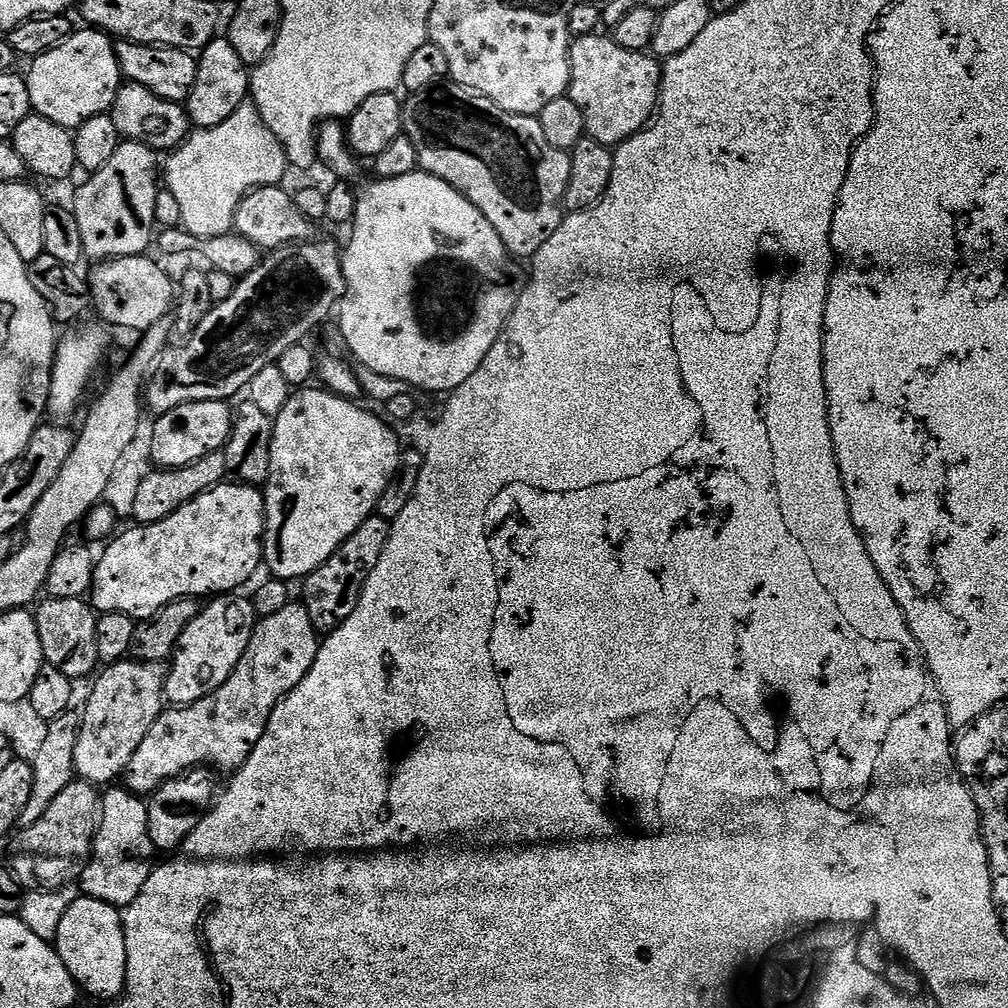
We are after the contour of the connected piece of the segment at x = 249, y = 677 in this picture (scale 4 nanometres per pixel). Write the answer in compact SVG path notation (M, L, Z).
M290 602L278 614L263 617L252 631L246 654L242 654L238 666L218 690L193 704L169 707L150 726L150 734L142 738L142 746L130 758L123 783L136 795L147 797L167 780L201 766L235 773L250 758L254 746L258 746L258 738L262 738L274 706L310 674L321 643L303 602Z

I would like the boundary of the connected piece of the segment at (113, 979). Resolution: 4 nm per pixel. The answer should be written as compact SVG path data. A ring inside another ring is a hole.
M85 896L77 898L60 921L54 947L83 993L109 1002L123 996L126 970L123 915L112 904Z

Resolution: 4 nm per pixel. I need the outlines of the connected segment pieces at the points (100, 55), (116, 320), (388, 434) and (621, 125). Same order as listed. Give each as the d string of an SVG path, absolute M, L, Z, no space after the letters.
M91 26L83 30L73 31L66 42L35 57L26 71L32 112L69 130L80 128L90 118L111 113L122 83L113 37Z
M148 254L123 256L91 265L92 273L86 276L90 304L92 308L96 307L97 314L106 323L143 334L150 330L150 326L163 324L169 319L174 308L174 280L168 277L162 265L155 264L150 257Z
M308 386L293 391L284 409L274 417L270 478L263 489L266 527L262 560L277 580L300 582L318 570L322 562L334 555L362 522L375 513L384 491L401 471L402 447L399 438L392 433L393 425L383 419L380 421L358 404L323 387Z
M597 34L573 39L570 66L572 67L570 95L578 110L582 110L584 130L591 139L615 146L629 140L635 132L641 132L643 128L648 127L660 103L662 64L659 59L653 58L647 51L626 50L607 35Z

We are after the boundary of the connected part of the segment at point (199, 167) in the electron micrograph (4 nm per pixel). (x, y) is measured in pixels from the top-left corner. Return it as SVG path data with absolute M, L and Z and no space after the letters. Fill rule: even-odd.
M246 102L213 128L193 131L188 139L162 164L166 191L174 194L182 209L180 223L190 235L202 240L218 238L233 231L236 211L247 192L279 185L290 165L278 138L270 134L255 104Z

